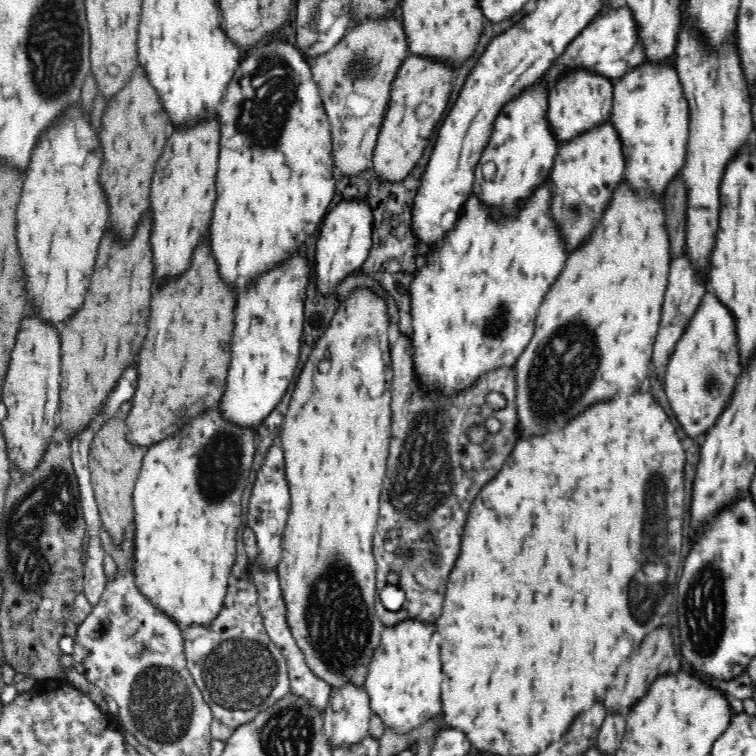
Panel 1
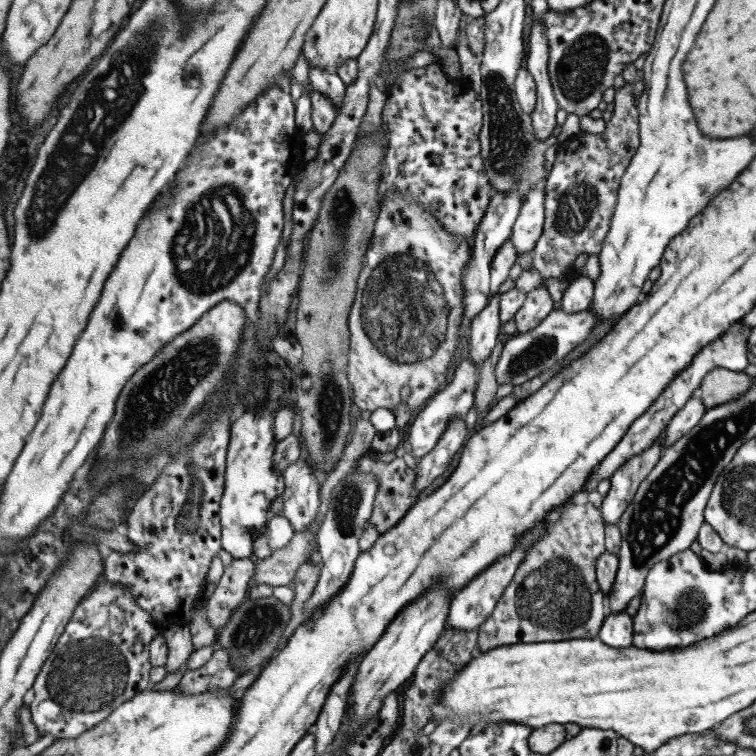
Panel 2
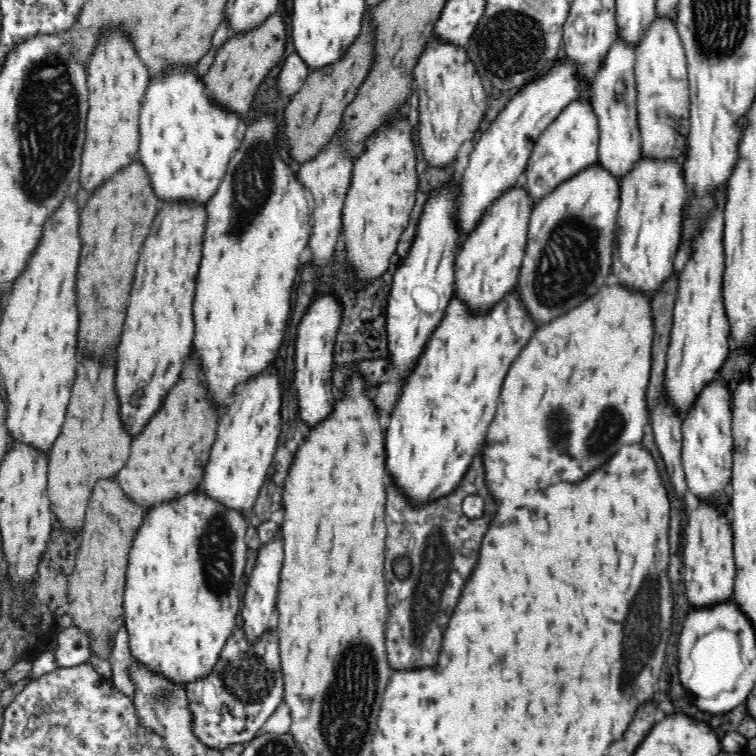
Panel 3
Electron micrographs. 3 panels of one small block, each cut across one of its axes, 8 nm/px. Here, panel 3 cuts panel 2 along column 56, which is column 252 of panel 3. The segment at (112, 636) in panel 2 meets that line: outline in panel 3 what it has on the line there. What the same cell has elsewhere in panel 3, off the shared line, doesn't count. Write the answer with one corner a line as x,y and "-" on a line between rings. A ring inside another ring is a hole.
236,626
206,677
187,684
195,733
220,752
229,745
250,743
283,701
284,689
278,636
269,629
258,640
249,640
243,626

